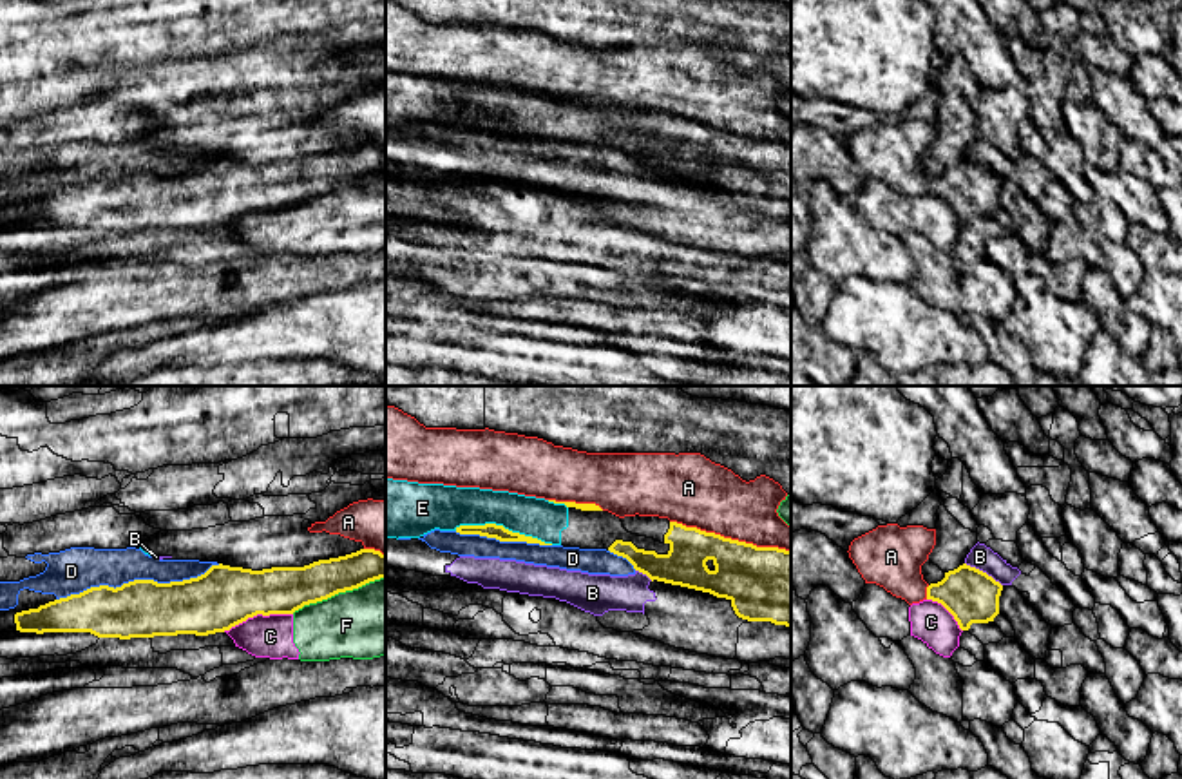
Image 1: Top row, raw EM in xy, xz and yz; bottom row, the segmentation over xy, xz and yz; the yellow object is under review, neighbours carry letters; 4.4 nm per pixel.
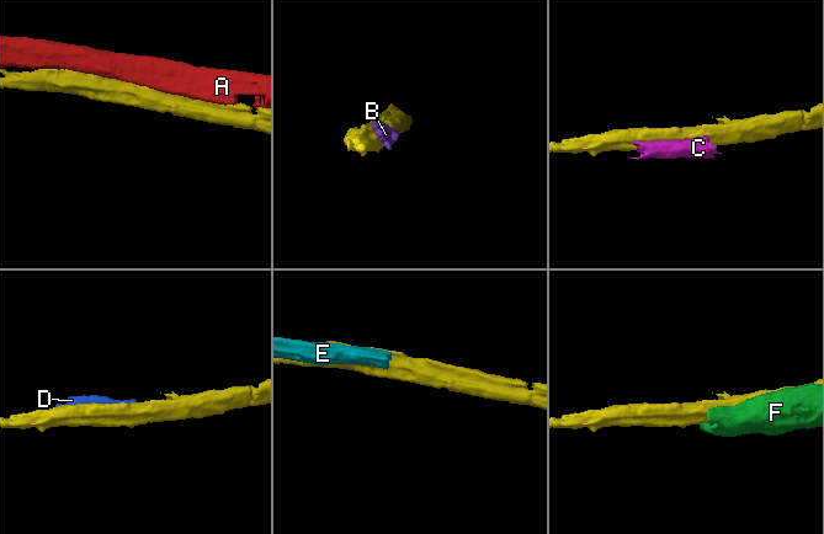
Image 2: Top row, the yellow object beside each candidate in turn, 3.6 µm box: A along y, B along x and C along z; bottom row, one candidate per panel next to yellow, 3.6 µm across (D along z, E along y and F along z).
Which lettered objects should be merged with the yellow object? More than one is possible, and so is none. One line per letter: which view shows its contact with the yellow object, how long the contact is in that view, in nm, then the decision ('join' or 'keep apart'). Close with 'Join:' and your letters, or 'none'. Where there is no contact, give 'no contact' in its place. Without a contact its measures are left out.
A: xz | 550 nm | keep apart
B: yz | 200 nm | keep apart
C: xy | 320 nm | keep apart
D: xy | 750 nm | keep apart
E: xz | 440 nm | keep apart
F: xy | 440 nm | keep apart
Join: none

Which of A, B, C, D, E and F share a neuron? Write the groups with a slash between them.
A / B D / C F / E

